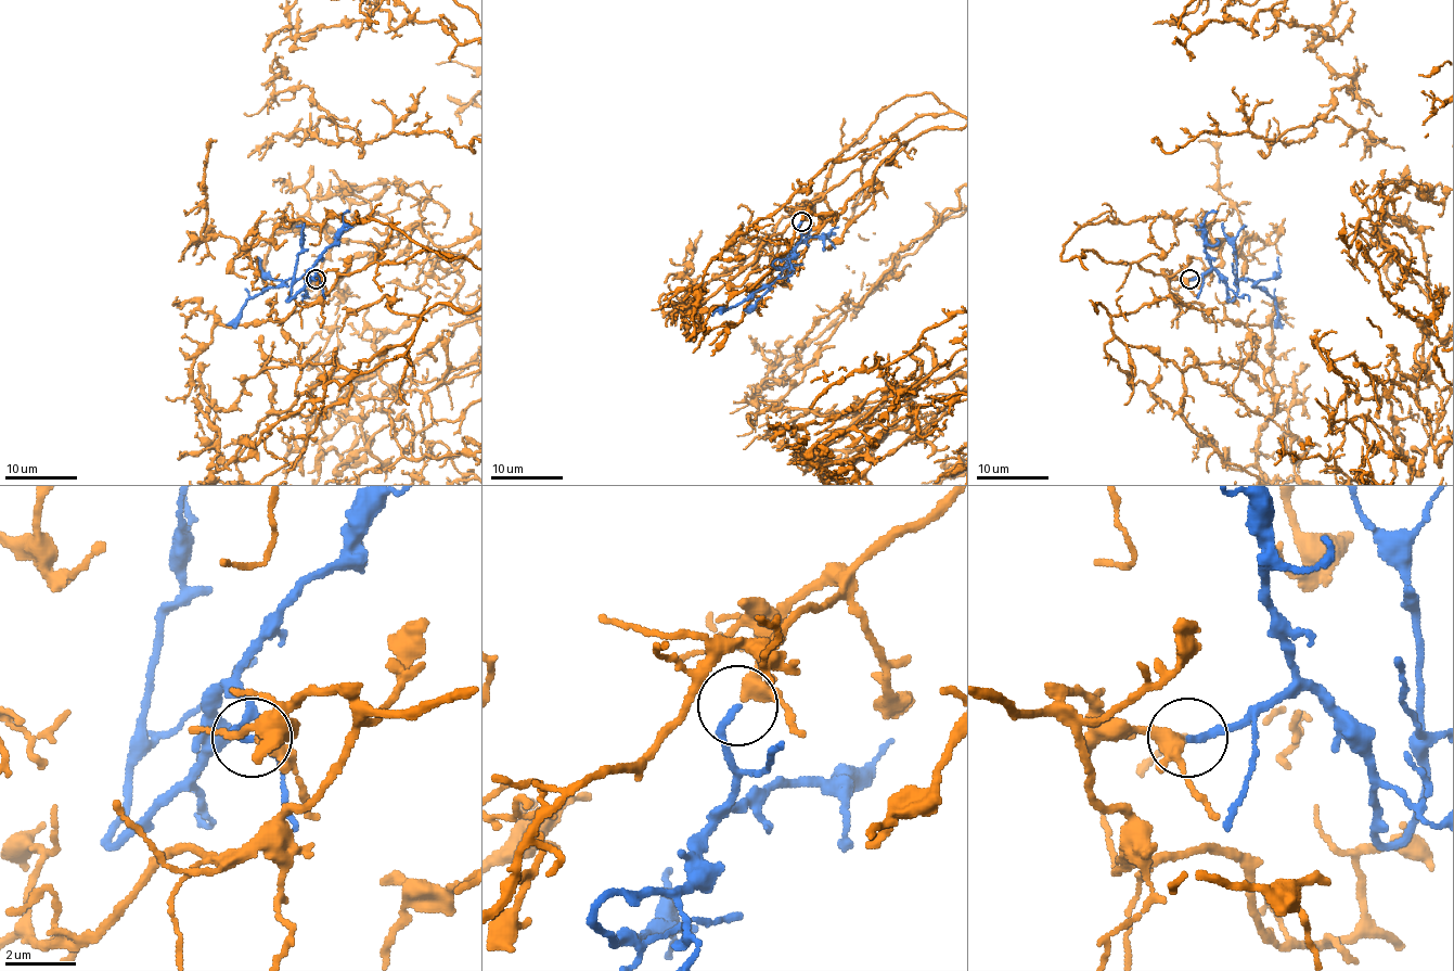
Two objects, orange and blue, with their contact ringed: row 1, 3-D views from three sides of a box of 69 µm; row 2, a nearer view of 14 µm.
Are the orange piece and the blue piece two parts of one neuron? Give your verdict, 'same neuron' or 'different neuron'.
same neuron

